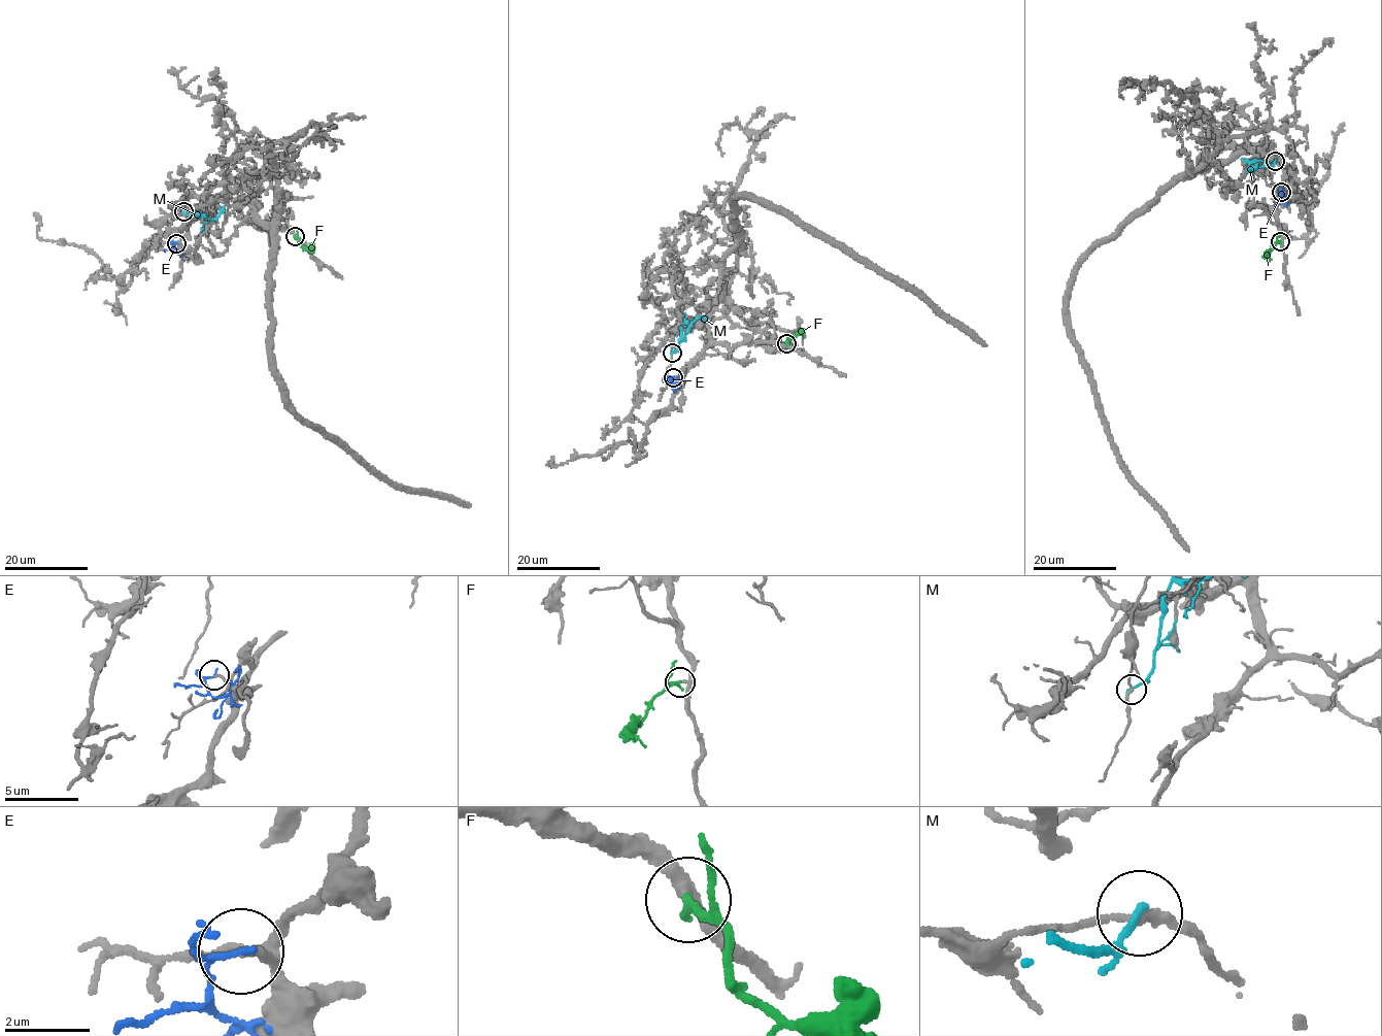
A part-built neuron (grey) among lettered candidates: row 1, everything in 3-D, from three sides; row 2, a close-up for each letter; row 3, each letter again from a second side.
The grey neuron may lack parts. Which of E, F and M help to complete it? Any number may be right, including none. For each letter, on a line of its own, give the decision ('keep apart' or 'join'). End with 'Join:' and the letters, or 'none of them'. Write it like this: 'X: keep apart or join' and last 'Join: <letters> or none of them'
E: keep apart
F: join
M: keep apart
Join: F

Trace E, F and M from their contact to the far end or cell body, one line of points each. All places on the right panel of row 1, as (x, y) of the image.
E: (1281, 192), (1283, 198), (1274, 204)
F: (1280, 241), (1268, 252), (1269, 260)
M: (1276, 160), (1271, 164), (1250, 162), (1248, 169), (1256, 167)

